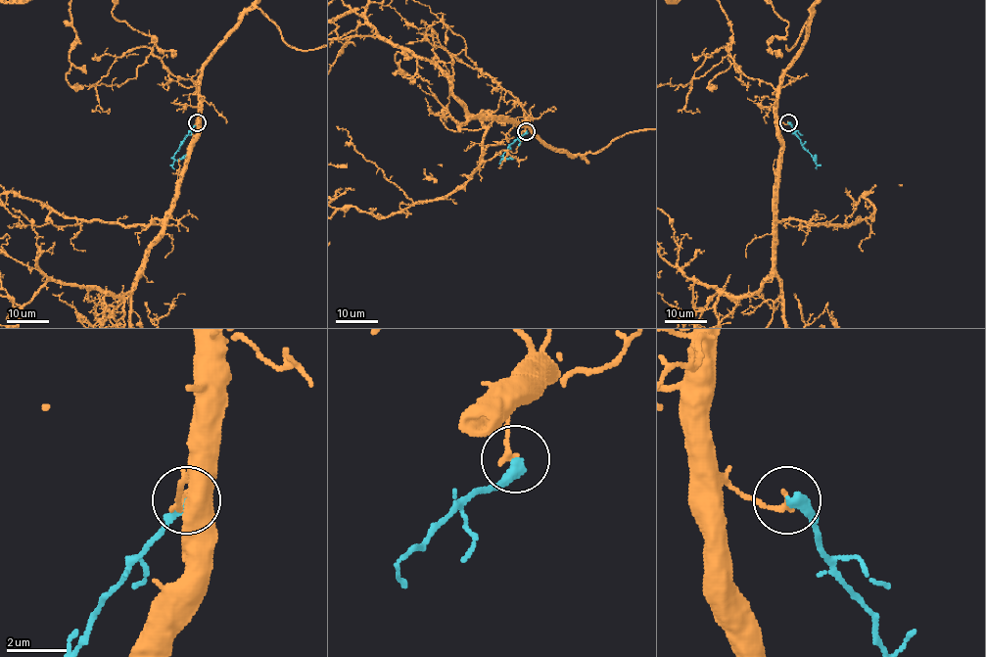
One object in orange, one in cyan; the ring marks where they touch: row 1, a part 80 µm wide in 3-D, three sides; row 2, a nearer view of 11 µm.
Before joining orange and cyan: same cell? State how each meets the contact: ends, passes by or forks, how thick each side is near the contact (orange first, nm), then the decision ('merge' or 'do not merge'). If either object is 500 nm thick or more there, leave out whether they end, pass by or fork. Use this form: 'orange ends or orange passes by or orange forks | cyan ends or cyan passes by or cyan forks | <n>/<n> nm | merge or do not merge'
orange ends | cyan ends | 190/400 nm | do not merge

